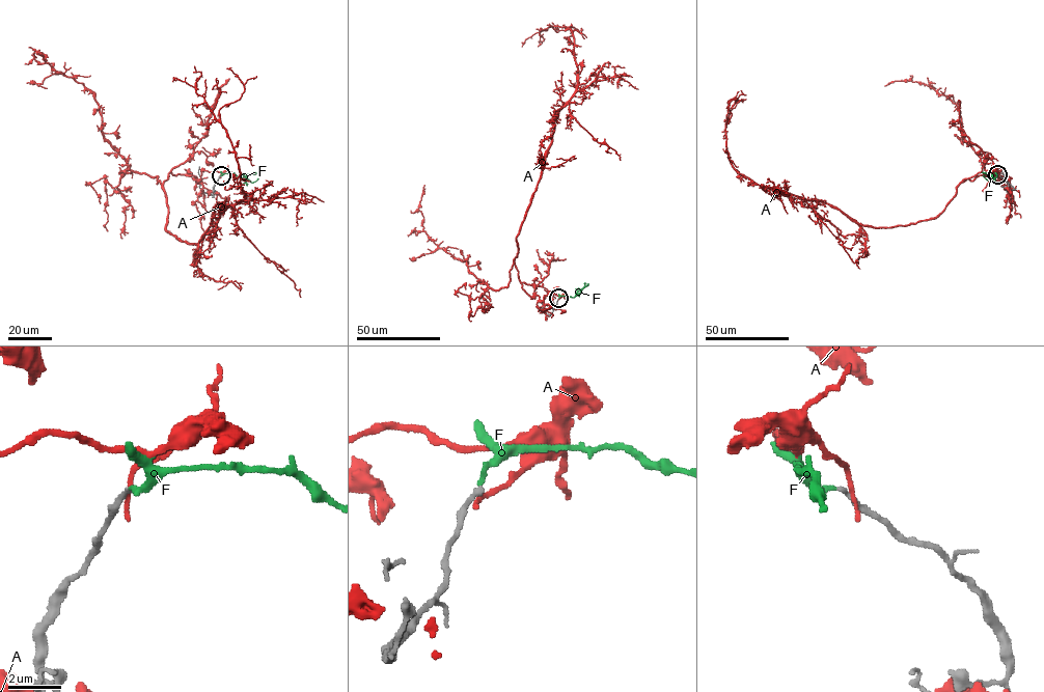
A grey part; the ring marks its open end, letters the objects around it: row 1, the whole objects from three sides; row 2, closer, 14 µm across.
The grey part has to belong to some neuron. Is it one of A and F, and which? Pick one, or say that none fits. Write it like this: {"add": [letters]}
{"add": ["F"]}

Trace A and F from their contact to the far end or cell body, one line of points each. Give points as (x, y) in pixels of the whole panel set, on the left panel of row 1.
A: (220, 175), (170, 172), (169, 232), (197, 244), (214, 208), (245, 198), (219, 112), (244, 91), (231, 67)
F: (221, 175), (234, 173), (252, 183), (259, 176)

